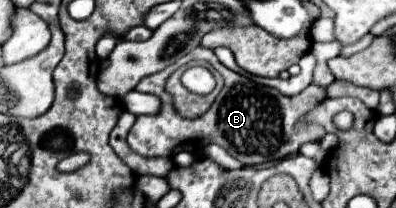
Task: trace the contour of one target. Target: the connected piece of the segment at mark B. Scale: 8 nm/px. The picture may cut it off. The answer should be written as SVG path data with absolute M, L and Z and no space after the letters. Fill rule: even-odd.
M204 47L192 49L188 55L184 55L182 59L178 59L164 71L142 79L136 89L142 93L162 97L162 107L159 113L136 117L136 123L132 125L132 129L128 133L128 143L132 145L132 149L136 153L140 153L144 157L174 157L180 151L200 153L206 145L216 143L216 145L224 147L232 157L240 159L244 165L262 165L268 161L280 161L288 155L296 155L304 143L318 143L326 135L326 131L322 127L298 125L298 119L304 113L308 113L308 109L316 107L318 103L328 99L326 87L310 85L302 93L298 93L294 97L286 97L276 89L254 85L248 77L226 69L216 59L216 55ZM188 61L208 61L224 77L224 91L220 91L220 95L216 97L212 107L196 119L180 117L174 109L172 97L164 89L168 75L172 75L178 67L186 65Z

